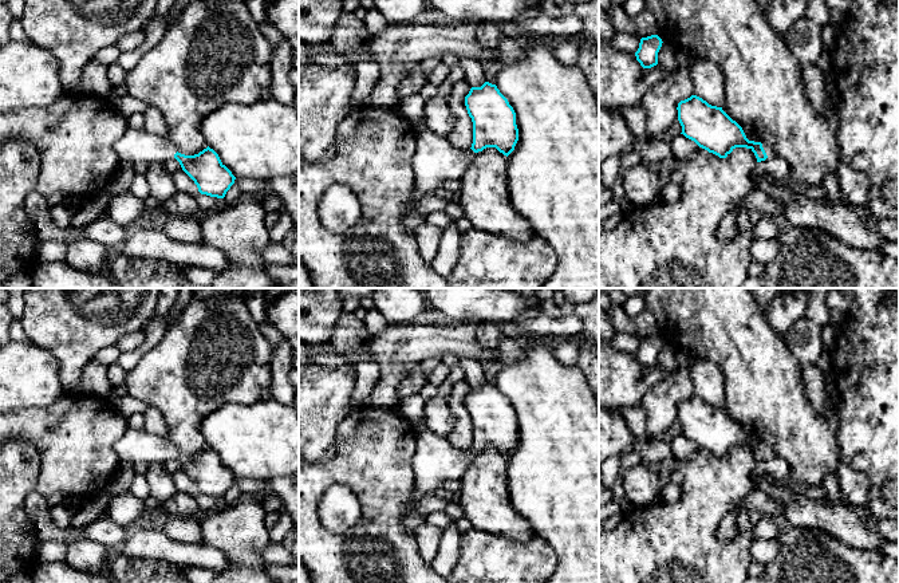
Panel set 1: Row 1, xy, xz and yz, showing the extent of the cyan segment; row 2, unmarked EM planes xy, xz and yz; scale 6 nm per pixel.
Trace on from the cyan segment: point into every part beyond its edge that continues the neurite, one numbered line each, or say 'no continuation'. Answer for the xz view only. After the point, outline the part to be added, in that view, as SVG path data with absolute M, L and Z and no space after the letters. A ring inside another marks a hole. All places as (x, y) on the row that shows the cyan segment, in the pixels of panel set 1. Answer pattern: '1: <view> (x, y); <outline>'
1: xz (436, 161); M429 129L415 130L415 139L417 151L413 159L415 189L403 220L413 236L426 222L426 214L418 209L421 200L434 196L438 189L443 188L445 181L461 180L476 157L472 149L458 149Z

